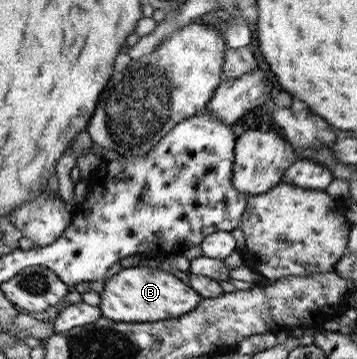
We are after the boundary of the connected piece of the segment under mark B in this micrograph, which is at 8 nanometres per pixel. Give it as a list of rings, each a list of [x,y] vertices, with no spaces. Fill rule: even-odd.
[[[150,266],[122,268],[108,278],[103,288],[104,291],[99,294],[102,299],[99,307],[104,307],[103,317],[122,323],[144,323],[177,318],[190,313],[203,301],[192,287],[188,287],[178,277]]]

